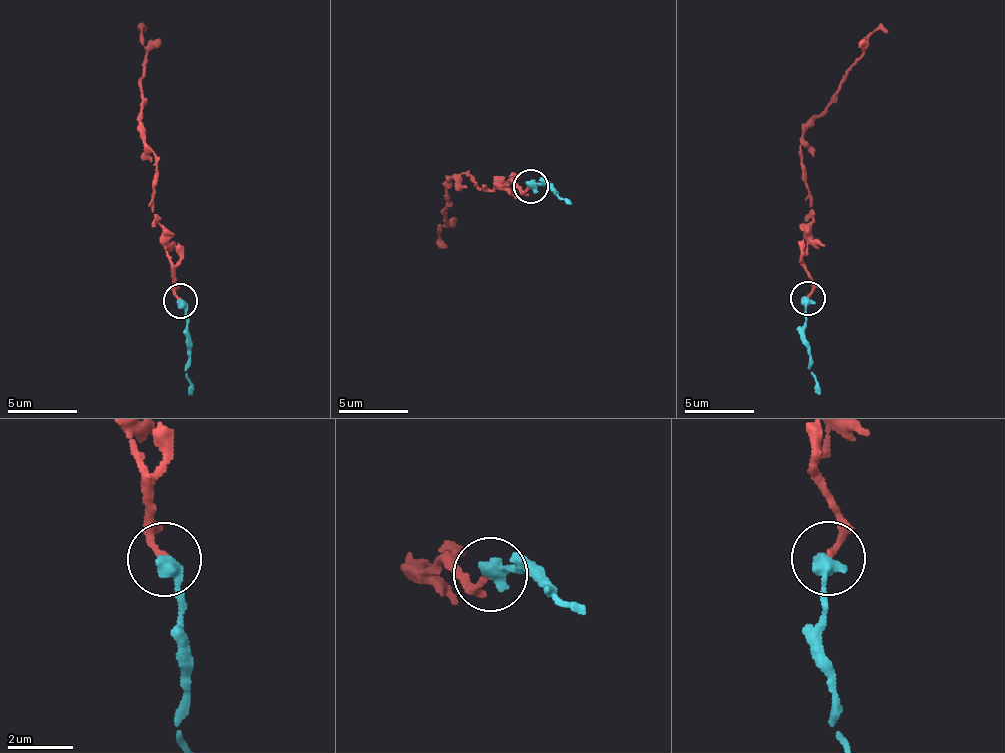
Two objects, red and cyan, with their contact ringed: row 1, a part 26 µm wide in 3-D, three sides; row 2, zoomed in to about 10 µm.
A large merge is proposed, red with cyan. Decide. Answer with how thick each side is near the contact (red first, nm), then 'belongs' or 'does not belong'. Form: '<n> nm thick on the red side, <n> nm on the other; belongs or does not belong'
170 nm thick on the red side, 440 nm on the other; belongs

